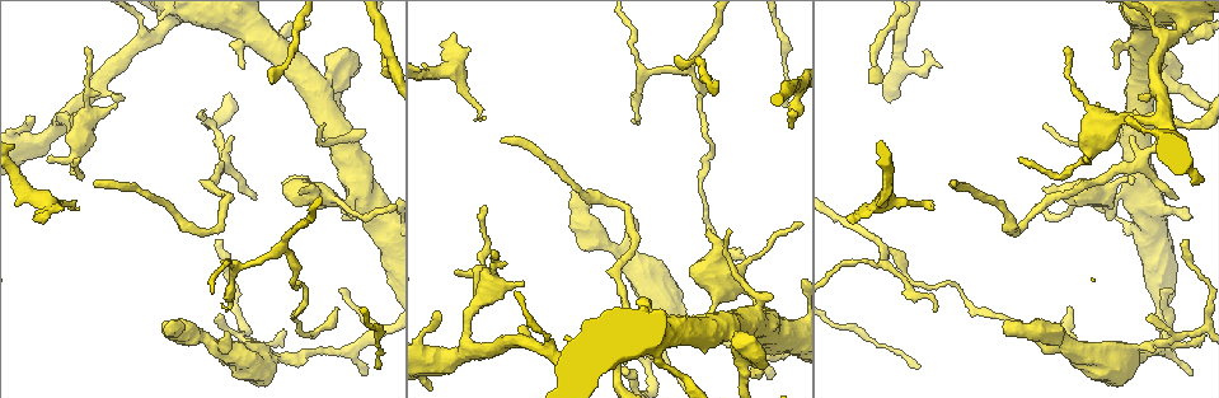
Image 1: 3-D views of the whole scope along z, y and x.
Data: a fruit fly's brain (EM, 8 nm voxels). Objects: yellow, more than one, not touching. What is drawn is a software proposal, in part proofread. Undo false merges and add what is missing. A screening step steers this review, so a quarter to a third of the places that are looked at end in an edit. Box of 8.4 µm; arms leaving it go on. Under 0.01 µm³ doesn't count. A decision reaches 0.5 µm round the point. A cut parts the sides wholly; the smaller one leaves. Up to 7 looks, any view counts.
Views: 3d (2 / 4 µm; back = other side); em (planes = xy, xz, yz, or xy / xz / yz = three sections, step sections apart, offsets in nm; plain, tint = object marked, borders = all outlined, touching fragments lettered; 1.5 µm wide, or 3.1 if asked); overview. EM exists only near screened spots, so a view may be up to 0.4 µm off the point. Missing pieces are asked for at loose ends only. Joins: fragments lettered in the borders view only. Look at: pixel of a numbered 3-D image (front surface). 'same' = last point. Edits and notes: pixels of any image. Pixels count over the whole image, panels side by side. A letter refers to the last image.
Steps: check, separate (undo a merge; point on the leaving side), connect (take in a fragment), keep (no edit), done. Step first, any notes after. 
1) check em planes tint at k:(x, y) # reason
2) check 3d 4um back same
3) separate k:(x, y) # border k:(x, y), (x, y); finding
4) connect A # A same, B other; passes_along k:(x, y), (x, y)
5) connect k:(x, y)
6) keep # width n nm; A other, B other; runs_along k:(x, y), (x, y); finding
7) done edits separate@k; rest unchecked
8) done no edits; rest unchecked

check em xy step 4 borders at 1:(935, 312) # tapers out

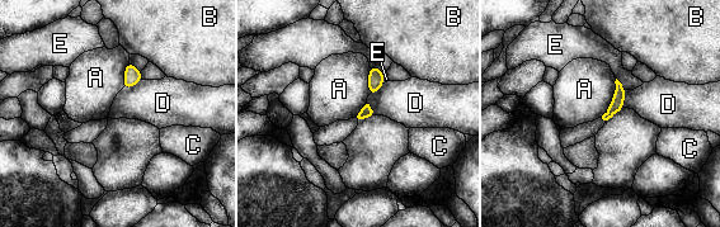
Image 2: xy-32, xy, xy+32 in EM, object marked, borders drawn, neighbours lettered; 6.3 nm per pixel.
check em planes borders same # cut it another way

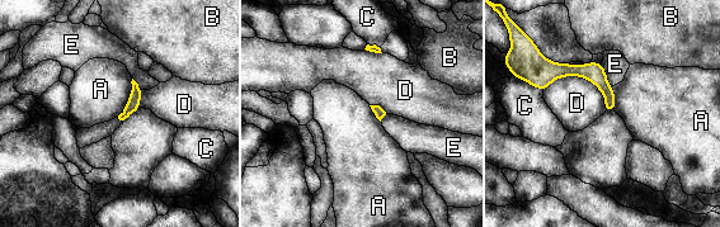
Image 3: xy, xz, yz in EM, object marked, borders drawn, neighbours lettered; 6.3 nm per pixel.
keep # A other, B other, C other, D other, E other; runs_along 3:(542, 85), (584, 70), (612, 105); none of them fits

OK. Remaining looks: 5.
check em yz step 8 borders at 1:(163, 328) # branch stops here

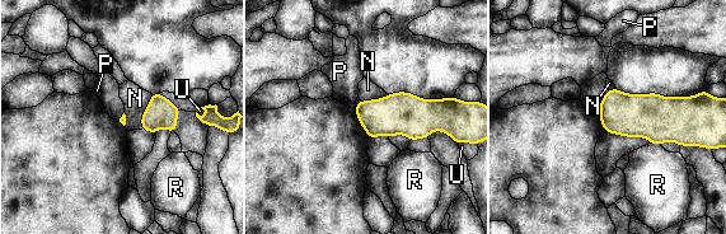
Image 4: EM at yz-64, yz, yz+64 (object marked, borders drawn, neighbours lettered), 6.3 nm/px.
keep # N other, P other, R other, U other; no lettered fragment goes on from it

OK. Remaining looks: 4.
check 3d 2um at 1:(286, 252) # sharp bend

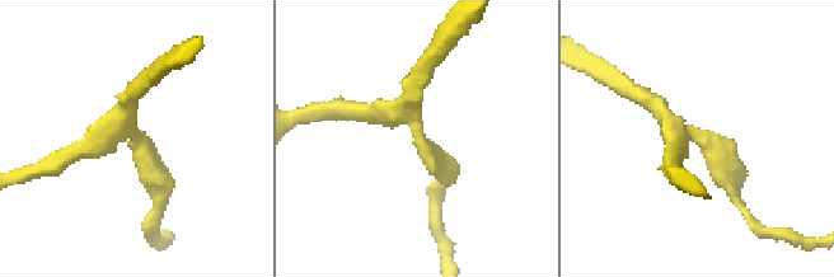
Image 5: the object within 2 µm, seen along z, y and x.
check em planes plain at 5:(131, 134) # arms 3

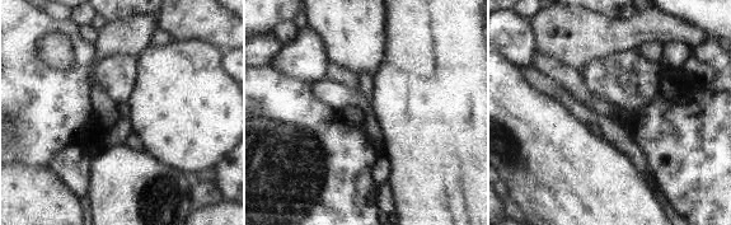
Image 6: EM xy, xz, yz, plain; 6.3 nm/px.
check em planes borders same # see the neighbours

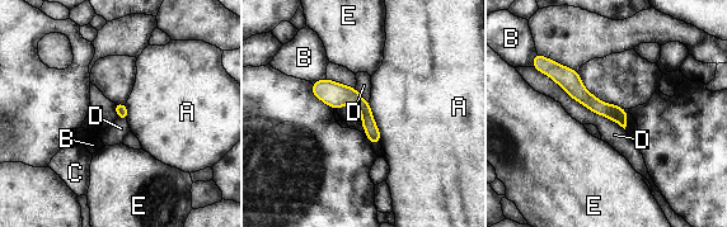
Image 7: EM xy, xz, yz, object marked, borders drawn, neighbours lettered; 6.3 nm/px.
keep # width 80 nm; A other, B other, C other, D other, E other; runs_along 7:(549, 64), (586, 99), (623, 123); all the same neuron

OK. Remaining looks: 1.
done no edits; rest unchecked

